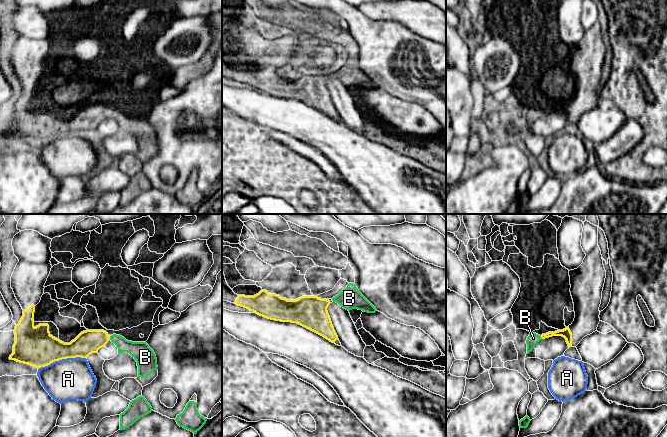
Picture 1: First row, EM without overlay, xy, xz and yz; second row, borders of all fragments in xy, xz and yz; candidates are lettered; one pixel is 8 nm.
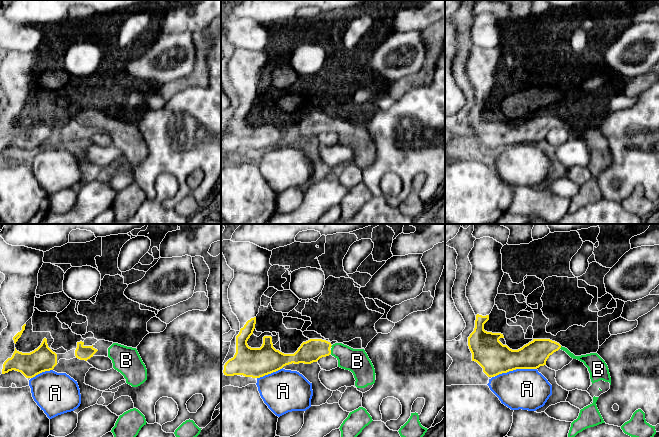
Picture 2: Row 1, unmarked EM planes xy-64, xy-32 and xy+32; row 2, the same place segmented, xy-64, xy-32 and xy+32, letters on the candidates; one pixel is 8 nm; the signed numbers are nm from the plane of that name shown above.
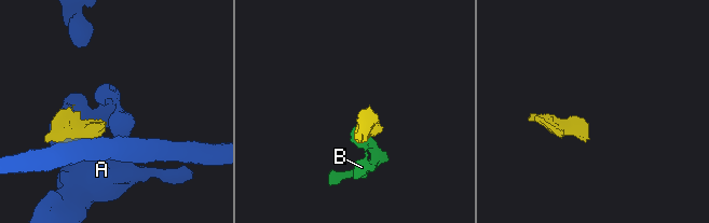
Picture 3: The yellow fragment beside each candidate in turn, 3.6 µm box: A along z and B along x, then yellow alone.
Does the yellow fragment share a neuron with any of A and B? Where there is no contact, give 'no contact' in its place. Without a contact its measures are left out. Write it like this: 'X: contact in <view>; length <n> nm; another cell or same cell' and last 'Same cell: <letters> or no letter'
A: contact in xy; length 400 nm; another cell
B: contact in xy; length 30 nm; same cell
Same cell: B

